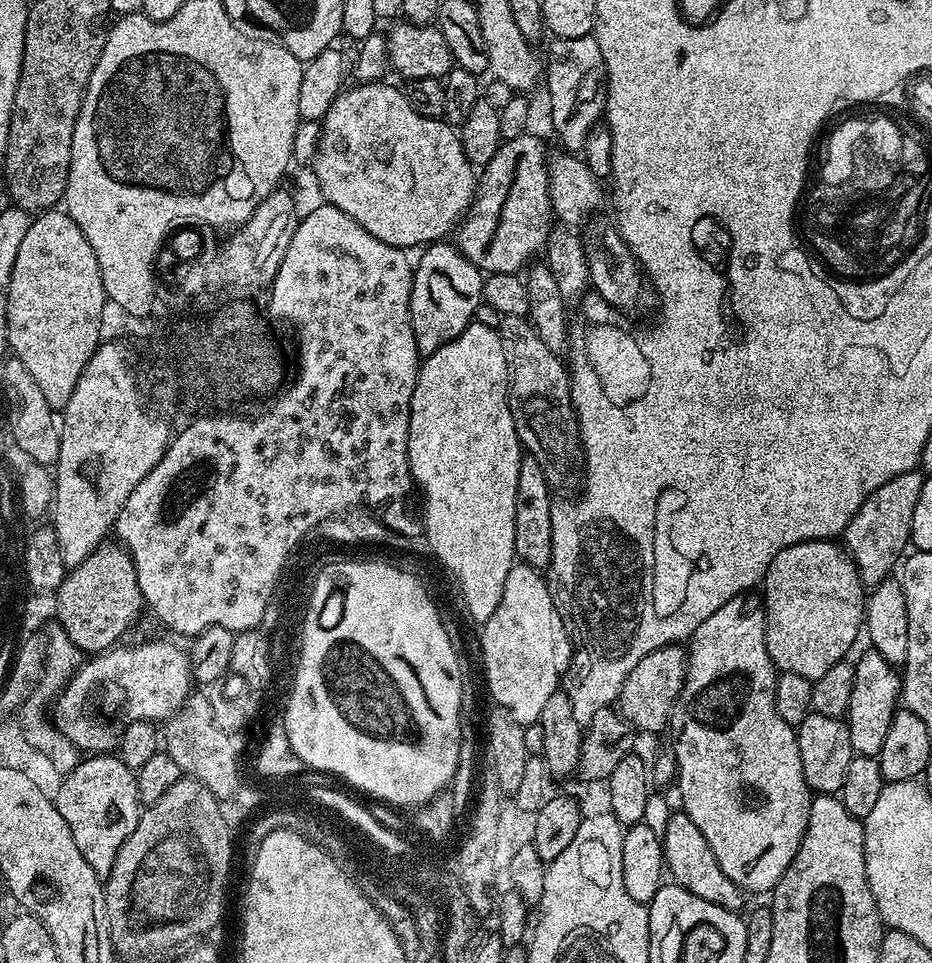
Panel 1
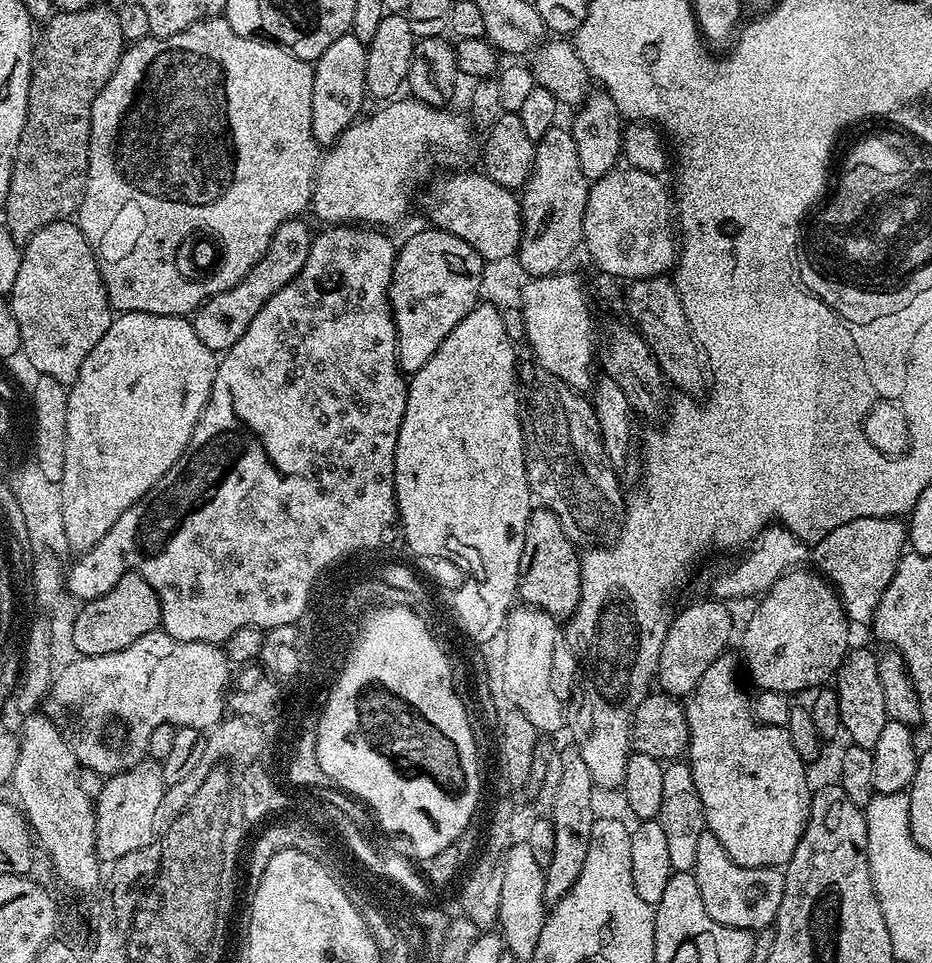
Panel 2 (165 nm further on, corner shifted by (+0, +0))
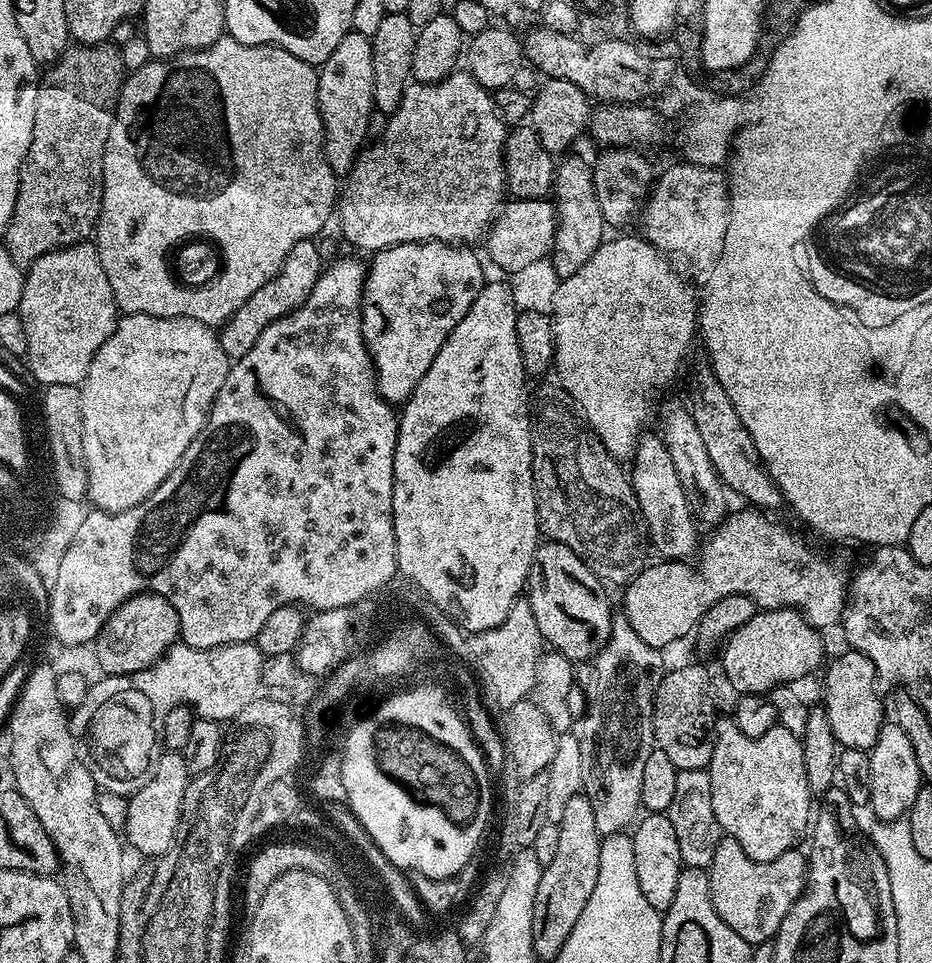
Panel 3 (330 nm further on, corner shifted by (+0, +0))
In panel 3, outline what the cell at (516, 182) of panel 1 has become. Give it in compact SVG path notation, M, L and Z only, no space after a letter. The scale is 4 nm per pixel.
M565 155L557 163L554 181L554 203L558 219L556 242L550 259L554 270L561 278L582 270L582 266L590 262L592 255L598 251L606 239L602 206L598 206L598 194L594 194L594 178L589 161L586 162L582 157L572 155Z

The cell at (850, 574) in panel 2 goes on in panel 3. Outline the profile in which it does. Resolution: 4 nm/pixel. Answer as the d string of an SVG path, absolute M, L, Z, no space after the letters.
M744 506L744 509L742 509L741 512L736 512L736 510L729 511L728 515L709 531L712 533L706 538L705 536L703 537L702 543L698 548L698 555L694 560L694 562L696 562L696 568L692 565L692 562L669 559L661 559L659 561L660 564L652 564L649 568L647 568L647 566L641 567L640 573L632 577L632 579L629 580L627 584L623 585L622 588L622 592L624 592L624 612L622 612L622 616L623 619L630 622L634 634L638 634L638 638L642 638L642 642L646 642L651 648L663 650L667 644L672 644L675 640L682 639L683 636L691 637L696 625L700 622L701 616L704 615L704 611L706 611L706 609L714 602L718 602L727 596L748 596L756 603L757 609L760 610L767 610L769 608L795 608L803 612L804 617L807 618L809 624L817 630L828 630L833 626L839 625L844 614L844 606L850 591L849 577L847 575L844 577L843 570L840 569L834 561L827 560L820 552L815 552L806 541L799 540L786 525L779 524L778 521L771 520L768 516L771 515L769 515L767 511L751 506Z

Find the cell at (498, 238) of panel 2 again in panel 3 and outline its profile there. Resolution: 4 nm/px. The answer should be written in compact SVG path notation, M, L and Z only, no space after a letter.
M509 199L496 214L486 233L488 256L505 274L523 270L533 262L545 259L553 251L556 242L556 205L551 199Z

